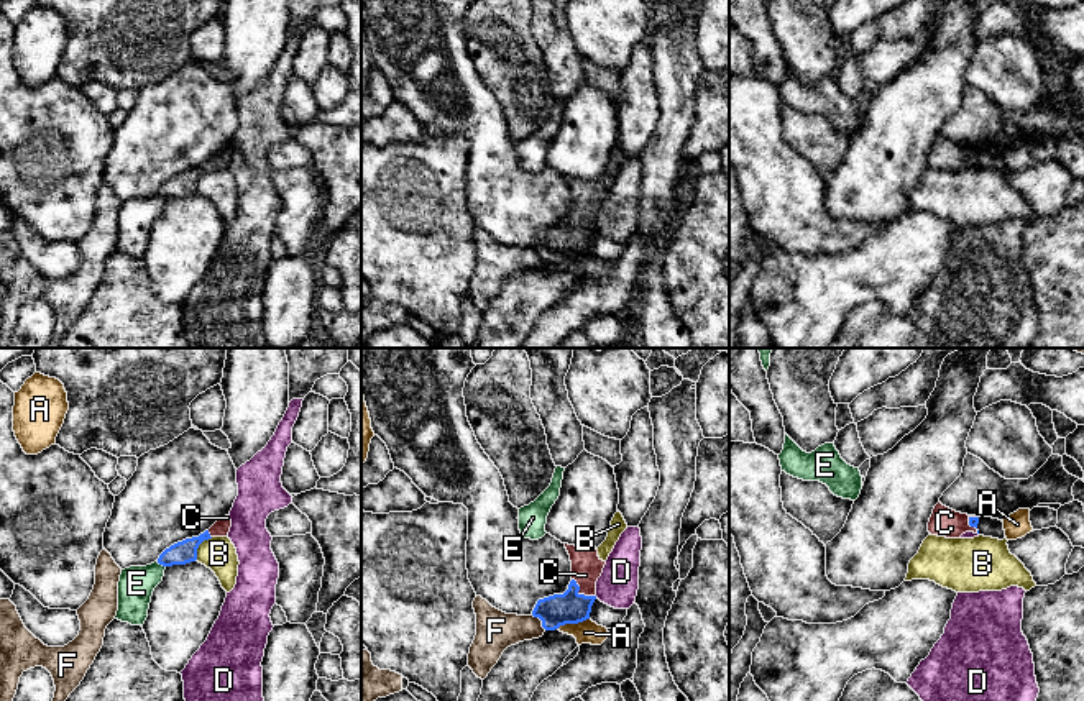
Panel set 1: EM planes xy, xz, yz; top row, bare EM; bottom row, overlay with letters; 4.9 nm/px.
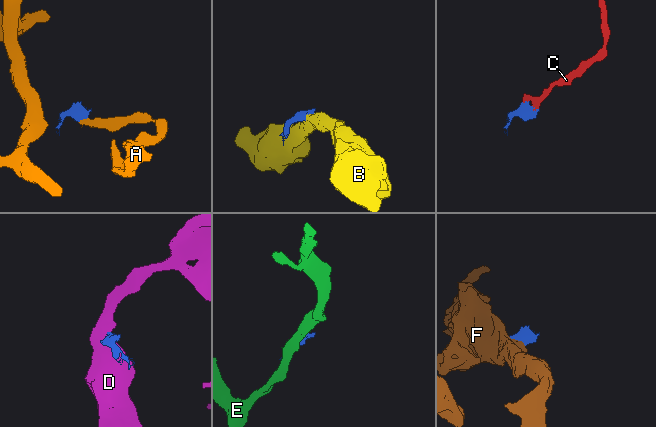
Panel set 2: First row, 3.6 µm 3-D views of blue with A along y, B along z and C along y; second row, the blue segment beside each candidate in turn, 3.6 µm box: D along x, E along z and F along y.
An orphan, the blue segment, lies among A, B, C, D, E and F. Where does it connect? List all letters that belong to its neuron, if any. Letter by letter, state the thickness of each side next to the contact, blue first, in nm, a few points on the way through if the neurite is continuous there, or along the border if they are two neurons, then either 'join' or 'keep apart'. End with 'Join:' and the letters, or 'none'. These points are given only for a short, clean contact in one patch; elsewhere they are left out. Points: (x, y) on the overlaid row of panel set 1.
A: calibres 160 and 110 nm; border xz (588, 618), (557, 627); keep apart
B: calibres 110 and 170 nm; border xy (212, 537), (199, 545), (196, 558); keep apart
C: calibres 160 and 150 nm; way xz (570, 608), (580, 595), (587, 567); join
D: calibres 50 and 20 nm; border yz (969, 516), (974, 517); keep apart
E: calibres 110 and 180 nm; border xy (156, 562), (165, 567); keep apart
F: calibres 160 and 200 nm; keep apart
Join: C

